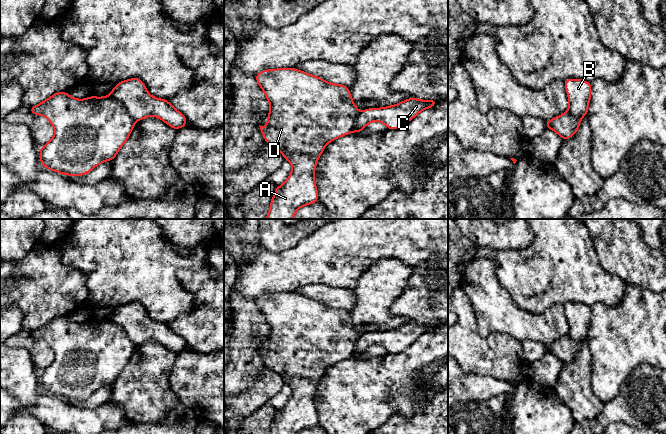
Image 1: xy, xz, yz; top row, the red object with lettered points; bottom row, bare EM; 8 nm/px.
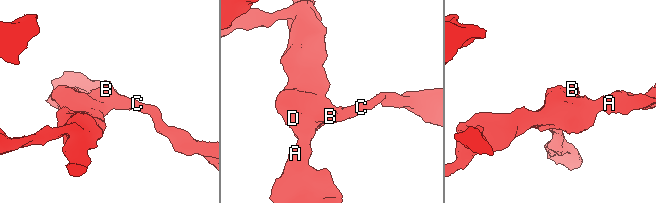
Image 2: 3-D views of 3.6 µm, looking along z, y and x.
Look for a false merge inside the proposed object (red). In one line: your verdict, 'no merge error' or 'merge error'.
merge error

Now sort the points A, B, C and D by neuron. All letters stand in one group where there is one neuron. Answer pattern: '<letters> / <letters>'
A D / B C

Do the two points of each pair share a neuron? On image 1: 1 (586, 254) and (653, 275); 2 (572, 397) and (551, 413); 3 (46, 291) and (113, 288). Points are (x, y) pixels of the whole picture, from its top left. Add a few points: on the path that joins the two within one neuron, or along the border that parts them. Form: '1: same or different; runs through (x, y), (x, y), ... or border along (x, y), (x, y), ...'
1: different; border along (589, 235), (599, 264), (613, 274)
2: different; border along (553, 388), (556, 396), (568, 407), (576, 422)
3: different; border along (76, 268), (86, 275), (88, 297)

